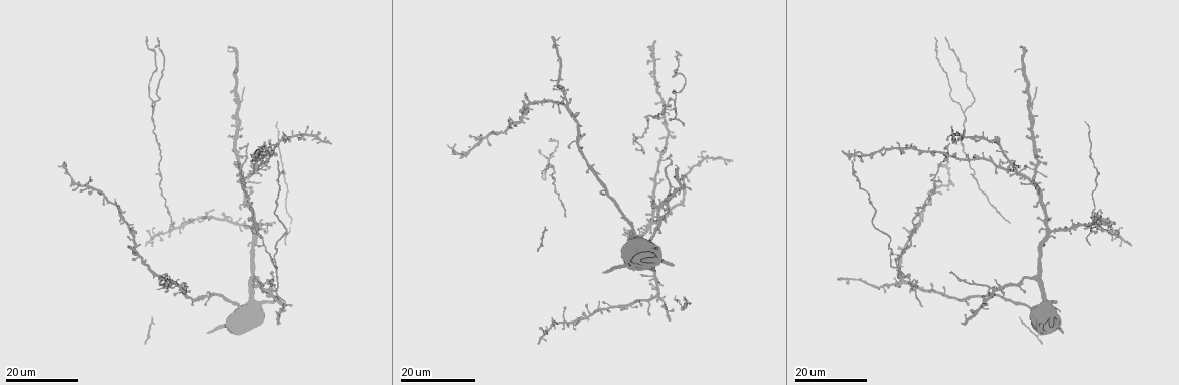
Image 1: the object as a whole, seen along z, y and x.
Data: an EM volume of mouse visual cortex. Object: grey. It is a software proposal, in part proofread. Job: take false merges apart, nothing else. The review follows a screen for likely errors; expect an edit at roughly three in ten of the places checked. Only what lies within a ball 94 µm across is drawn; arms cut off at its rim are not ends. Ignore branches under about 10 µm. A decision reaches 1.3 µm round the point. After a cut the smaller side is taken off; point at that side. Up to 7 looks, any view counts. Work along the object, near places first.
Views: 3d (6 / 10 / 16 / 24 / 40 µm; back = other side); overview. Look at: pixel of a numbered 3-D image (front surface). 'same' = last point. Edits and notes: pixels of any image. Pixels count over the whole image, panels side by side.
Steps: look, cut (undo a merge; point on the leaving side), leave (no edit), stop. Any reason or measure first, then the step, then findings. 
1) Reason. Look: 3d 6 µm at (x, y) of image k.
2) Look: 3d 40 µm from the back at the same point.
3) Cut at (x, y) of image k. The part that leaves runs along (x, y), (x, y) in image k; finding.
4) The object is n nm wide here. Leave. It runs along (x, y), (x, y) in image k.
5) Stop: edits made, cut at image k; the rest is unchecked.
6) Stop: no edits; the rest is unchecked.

Small branch off a trunk. Look: 3d 16 µm at (604, 190) of image 1.

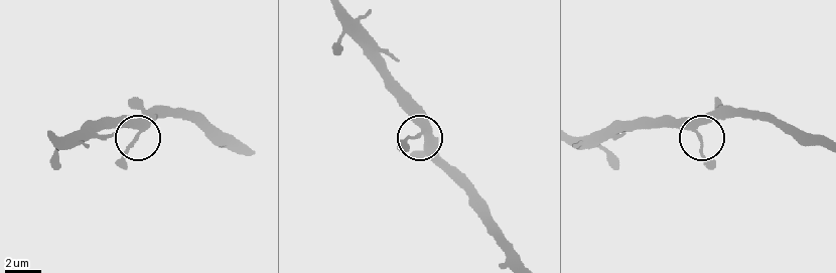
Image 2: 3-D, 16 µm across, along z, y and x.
Closer look. Look: 3d 10 µm at (139, 133) of image 2.

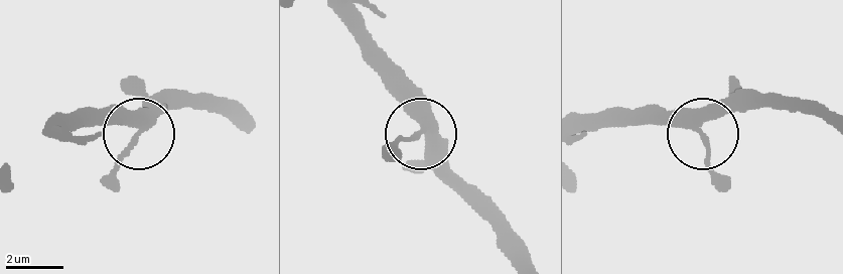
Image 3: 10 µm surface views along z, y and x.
The object is 320 nm wide here. Leave. It runs along (527, 253), (452, 173), (438, 137), (423, 132), (383, 144) in image 3; one neuron here.

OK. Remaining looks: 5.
Four-way junction. Look: 3d 24 µm at (949, 155) of image 1.

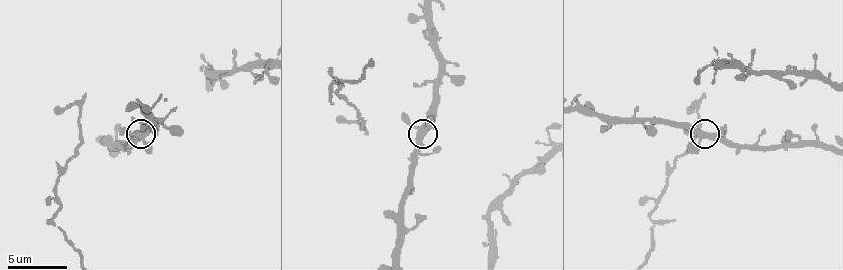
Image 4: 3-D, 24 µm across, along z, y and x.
Look: 3d 10 µm at (417, 129) of image 4.

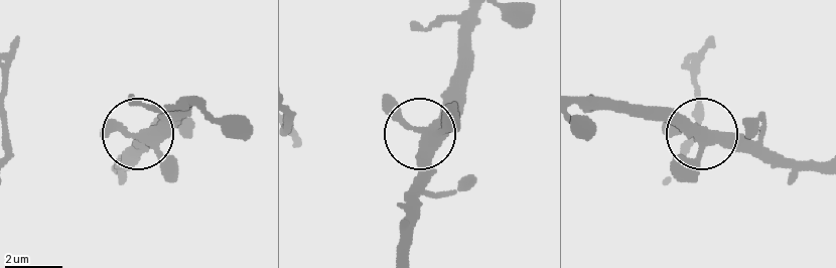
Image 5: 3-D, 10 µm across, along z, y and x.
4 arms meet here. Leave. It runs along (820, 168), (719, 144), (656, 113) in image 5; one neuron here.

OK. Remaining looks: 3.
Four or more arms meet. Look: 3d 24 µm at (650, 220) of image 1.

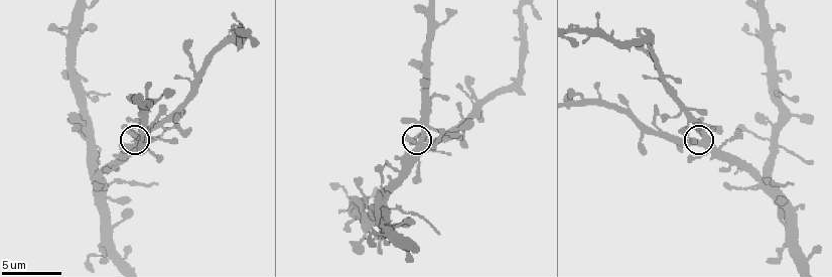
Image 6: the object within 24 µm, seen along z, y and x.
Look: 3d 6 µm at (702, 138) of image 6.

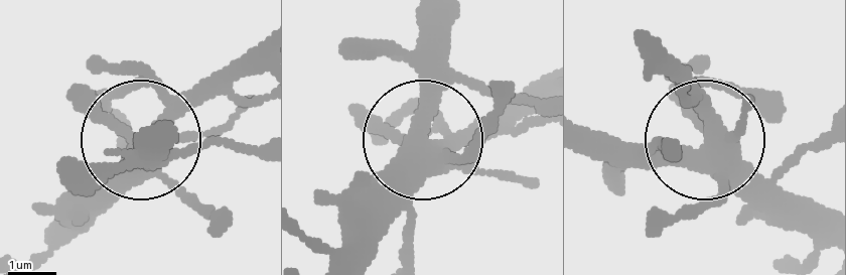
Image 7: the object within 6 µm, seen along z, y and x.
Leave. It runs along (339, 254), (360, 205), (408, 157), (512, 133) in image 7; all the same neuron.

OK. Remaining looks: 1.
Stop: no edits; the rest is unchecked.

